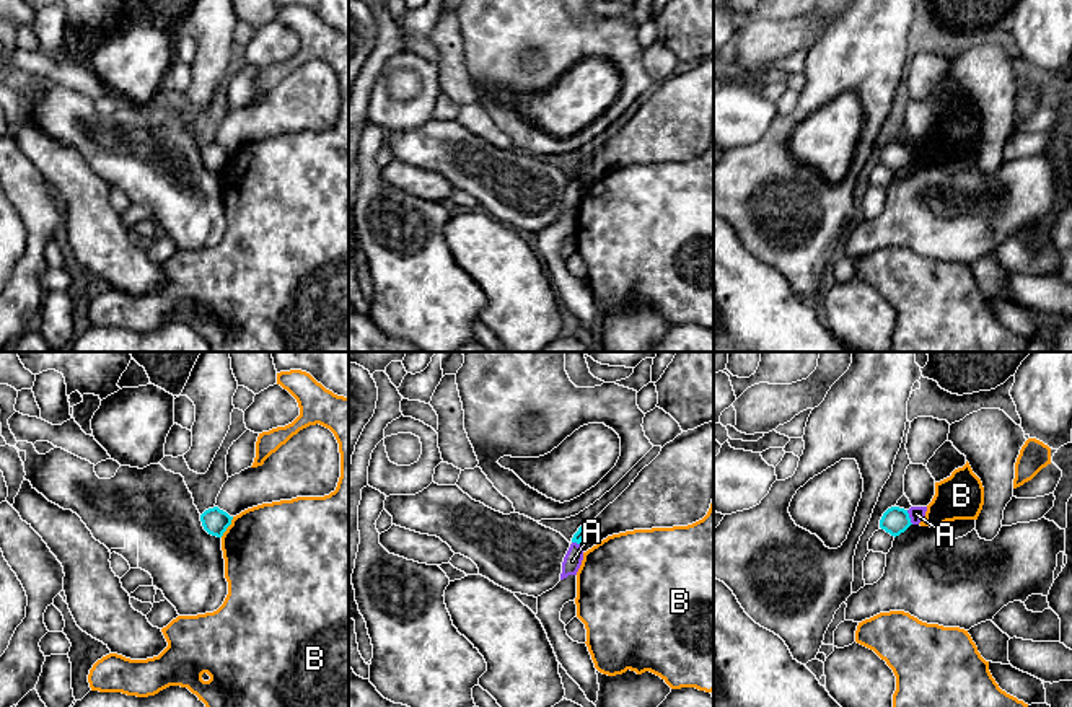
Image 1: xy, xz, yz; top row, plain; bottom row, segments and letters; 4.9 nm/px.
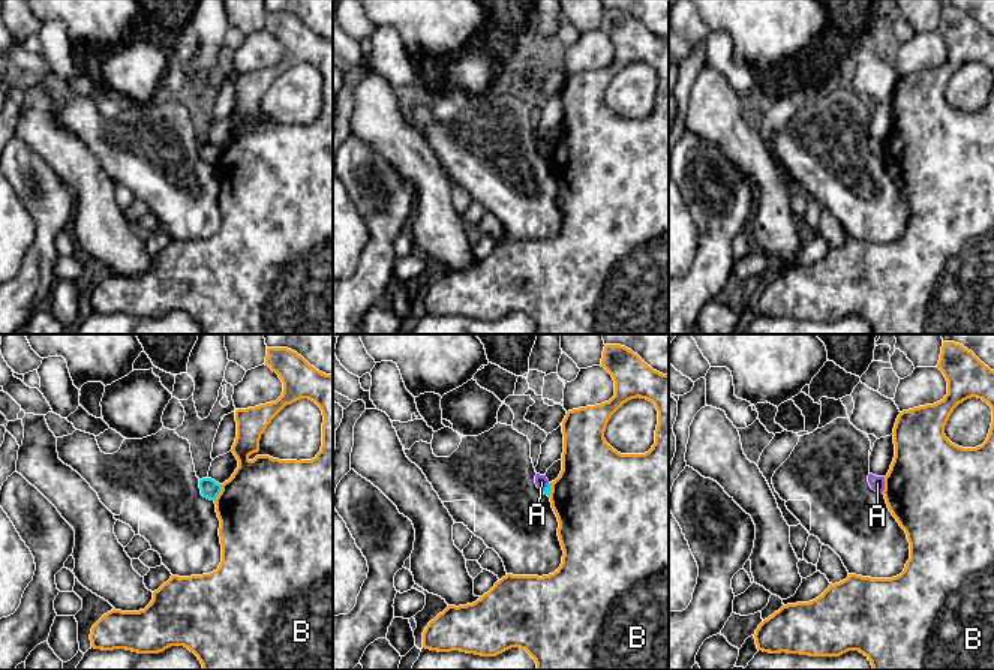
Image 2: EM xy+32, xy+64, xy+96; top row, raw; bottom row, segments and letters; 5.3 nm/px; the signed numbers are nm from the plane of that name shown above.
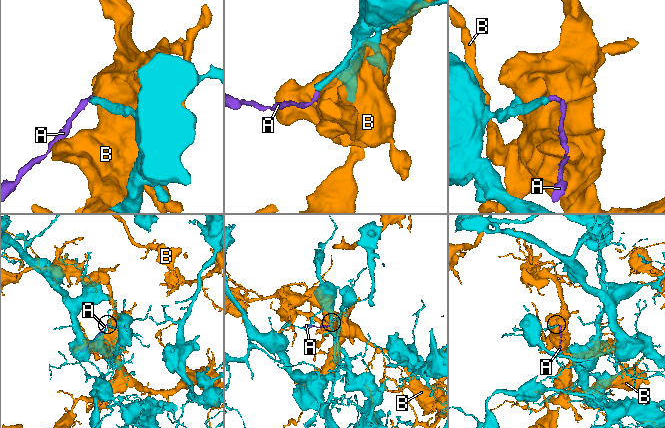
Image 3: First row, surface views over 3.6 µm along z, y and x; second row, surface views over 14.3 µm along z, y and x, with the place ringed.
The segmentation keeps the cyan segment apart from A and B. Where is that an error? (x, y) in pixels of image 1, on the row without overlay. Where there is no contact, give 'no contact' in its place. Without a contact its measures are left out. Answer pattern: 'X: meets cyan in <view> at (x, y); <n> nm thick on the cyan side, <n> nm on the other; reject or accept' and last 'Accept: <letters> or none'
A: meets cyan in yz at (908, 152); 140 nm thick on the cyan side, 80 nm on the other; reject
B: meets cyan in xy at (228, 160); 130 nm thick on the cyan side, 480 nm on the other; reject
Accept: none

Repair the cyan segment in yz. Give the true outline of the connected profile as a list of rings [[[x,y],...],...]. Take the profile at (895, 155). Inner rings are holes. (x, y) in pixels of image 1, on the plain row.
[[[899,142],[888,143],[880,155],[880,163],[894,173],[904,168],[911,160],[907,145]]]

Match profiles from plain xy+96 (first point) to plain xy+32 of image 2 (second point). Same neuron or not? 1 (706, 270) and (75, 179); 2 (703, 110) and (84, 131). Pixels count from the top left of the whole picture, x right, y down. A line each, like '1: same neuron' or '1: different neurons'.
1: different neurons
2: different neurons

